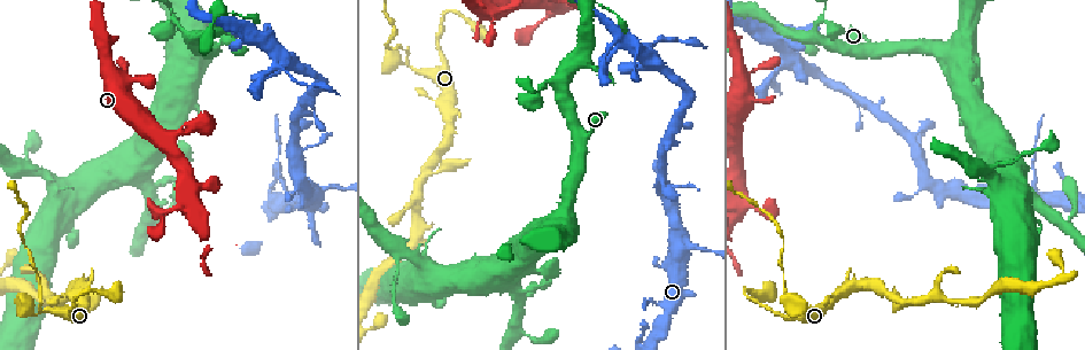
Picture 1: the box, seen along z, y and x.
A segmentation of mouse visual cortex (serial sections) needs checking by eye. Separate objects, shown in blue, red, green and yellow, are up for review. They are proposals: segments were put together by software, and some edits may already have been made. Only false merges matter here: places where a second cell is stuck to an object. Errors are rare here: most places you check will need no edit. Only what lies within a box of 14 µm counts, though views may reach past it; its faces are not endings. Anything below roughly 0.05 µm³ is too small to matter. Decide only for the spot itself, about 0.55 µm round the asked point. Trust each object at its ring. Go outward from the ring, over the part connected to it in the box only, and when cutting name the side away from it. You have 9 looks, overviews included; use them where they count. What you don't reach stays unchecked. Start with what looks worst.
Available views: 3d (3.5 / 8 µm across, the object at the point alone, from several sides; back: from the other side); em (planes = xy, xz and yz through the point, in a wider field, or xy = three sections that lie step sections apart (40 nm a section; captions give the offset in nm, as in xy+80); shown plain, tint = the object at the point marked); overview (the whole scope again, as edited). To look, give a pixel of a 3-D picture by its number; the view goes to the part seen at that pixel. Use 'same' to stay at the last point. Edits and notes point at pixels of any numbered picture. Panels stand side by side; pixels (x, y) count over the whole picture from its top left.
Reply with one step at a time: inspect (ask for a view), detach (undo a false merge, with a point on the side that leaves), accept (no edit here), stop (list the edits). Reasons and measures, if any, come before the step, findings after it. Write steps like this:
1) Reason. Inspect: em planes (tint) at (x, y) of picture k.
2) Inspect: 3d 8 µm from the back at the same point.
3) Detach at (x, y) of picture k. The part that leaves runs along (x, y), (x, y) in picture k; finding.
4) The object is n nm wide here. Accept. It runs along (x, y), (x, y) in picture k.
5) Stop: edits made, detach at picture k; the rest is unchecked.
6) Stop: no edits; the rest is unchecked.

Abrupt turn. Inspect: 3d 3.5 µm at (819, 20) of picture 1.

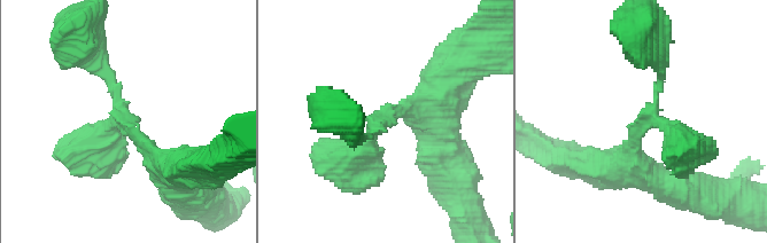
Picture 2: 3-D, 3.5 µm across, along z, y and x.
3 arms meet here; the arms are 150, 300, 450 nm wide. Inspect: em planes (tint) at (378, 125) of picture 2.

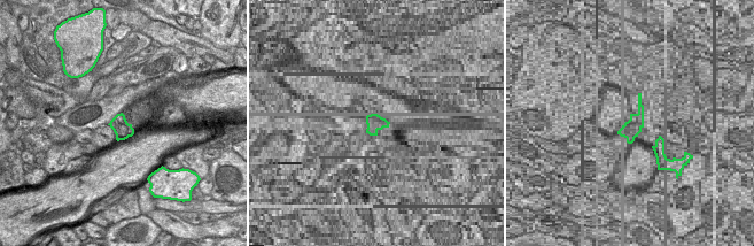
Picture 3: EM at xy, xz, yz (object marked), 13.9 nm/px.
Accept. It runs along (440, 114), (387, 114), (351, 158), (326, 158) in picture 2; one cell here.

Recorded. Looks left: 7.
Side arm on a straight run. Inspect: em planes (tint) at (41, 312) of picture 1.

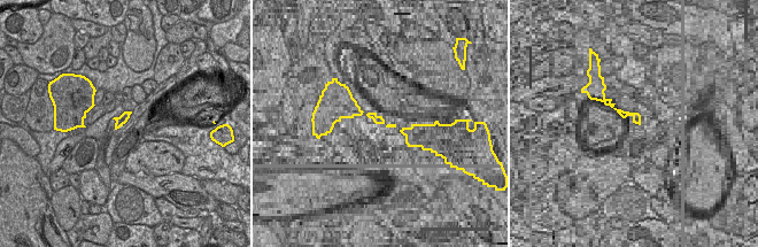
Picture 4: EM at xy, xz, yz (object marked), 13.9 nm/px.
Wider look. Inspect: 3d 3.5 µm at the same point.

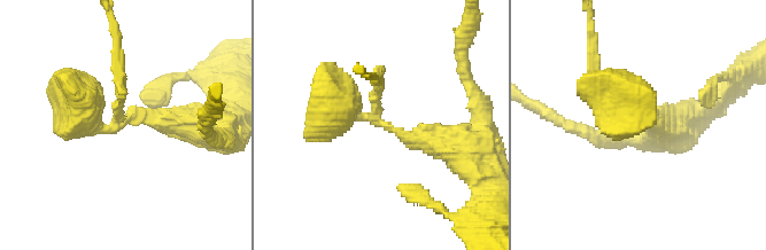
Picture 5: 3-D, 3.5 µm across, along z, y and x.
3 arms meet here. Detach at (377, 86) of picture 5. A second cell is stuck on.

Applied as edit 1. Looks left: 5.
Inspect: overview.

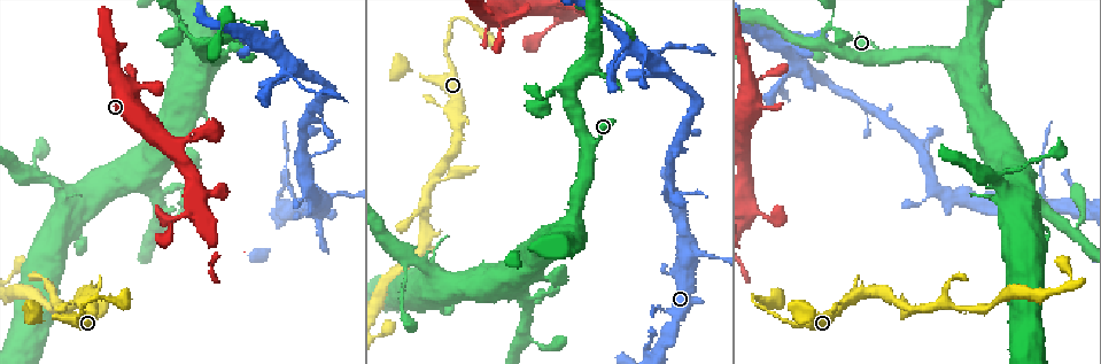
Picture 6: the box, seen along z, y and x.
Calibre changes. Inspect: 3d 3.5 µm at (193, 53) of picture 6.

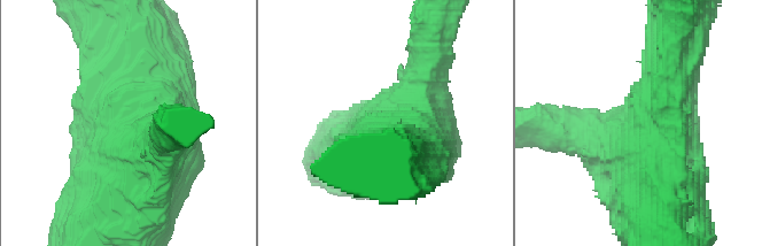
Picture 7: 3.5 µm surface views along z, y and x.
Accept. It runs along (575, 129), (646, 164), (654, 231) in picture 7; all the same cell.

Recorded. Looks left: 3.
Inspect: 3d 3.5 µm at (91, 297) of picture 6.

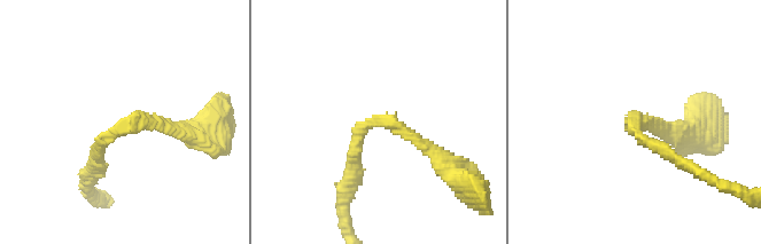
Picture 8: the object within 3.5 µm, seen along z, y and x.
The arms are 200, 200 nm wide; shape alone is not enough. Inspect: em xy step 3 (tint) at (636, 124) of picture 8.

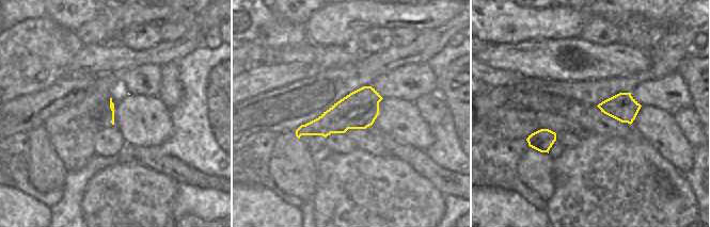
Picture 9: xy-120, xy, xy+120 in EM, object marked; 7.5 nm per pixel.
Accept. It runs along (93, 157), (129, 123), (192, 133) in picture 8; one cell here.

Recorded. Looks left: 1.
Stop: edits made, detach at picture 5; the rest is unchecked.

